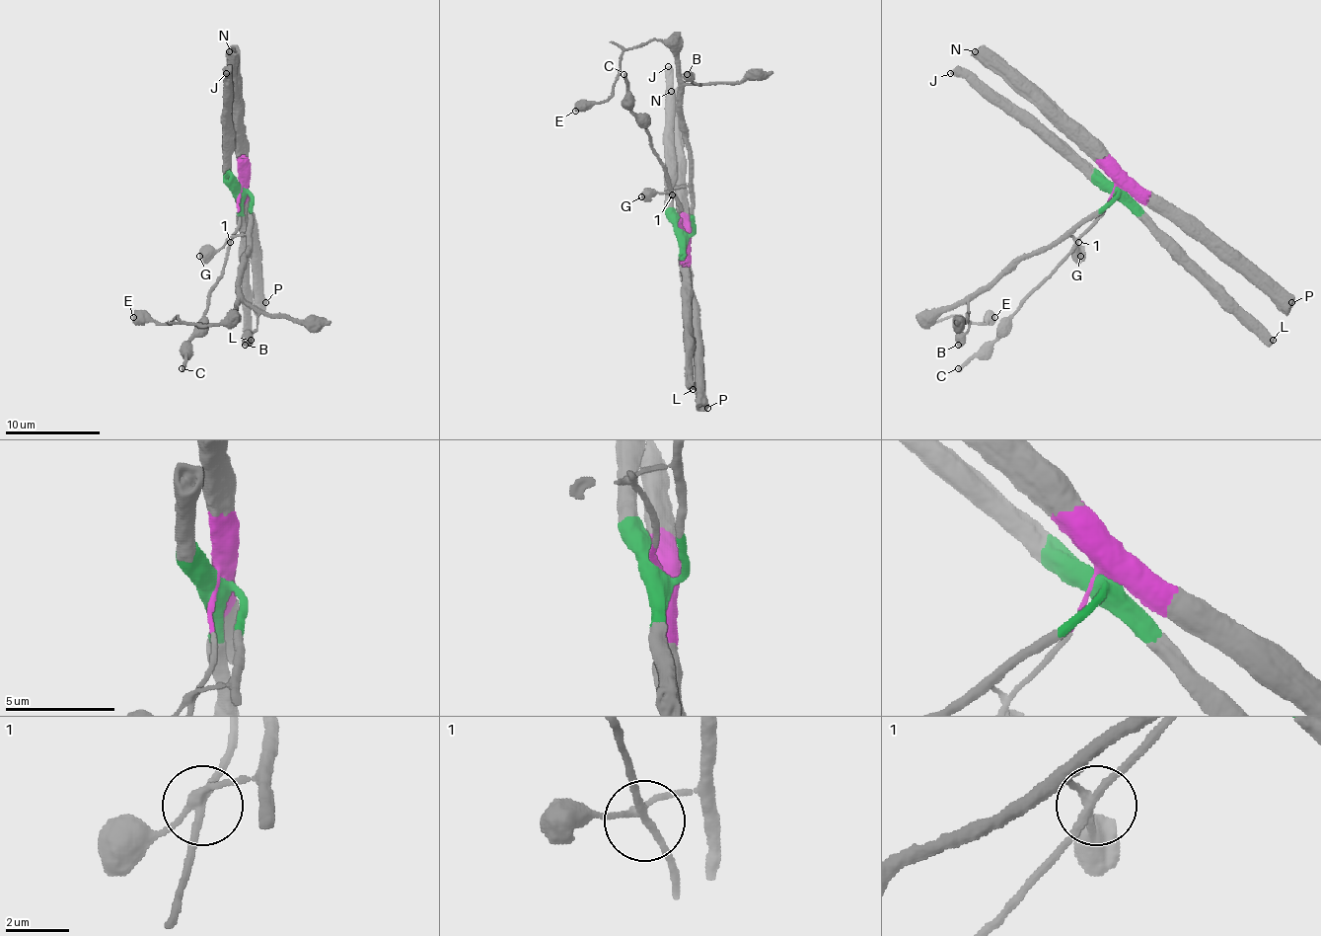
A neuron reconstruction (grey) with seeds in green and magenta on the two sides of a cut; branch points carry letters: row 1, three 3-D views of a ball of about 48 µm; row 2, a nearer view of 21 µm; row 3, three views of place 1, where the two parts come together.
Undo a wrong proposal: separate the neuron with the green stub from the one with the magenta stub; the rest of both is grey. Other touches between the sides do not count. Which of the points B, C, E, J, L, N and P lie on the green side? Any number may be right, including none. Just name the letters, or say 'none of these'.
B, E, J, L

